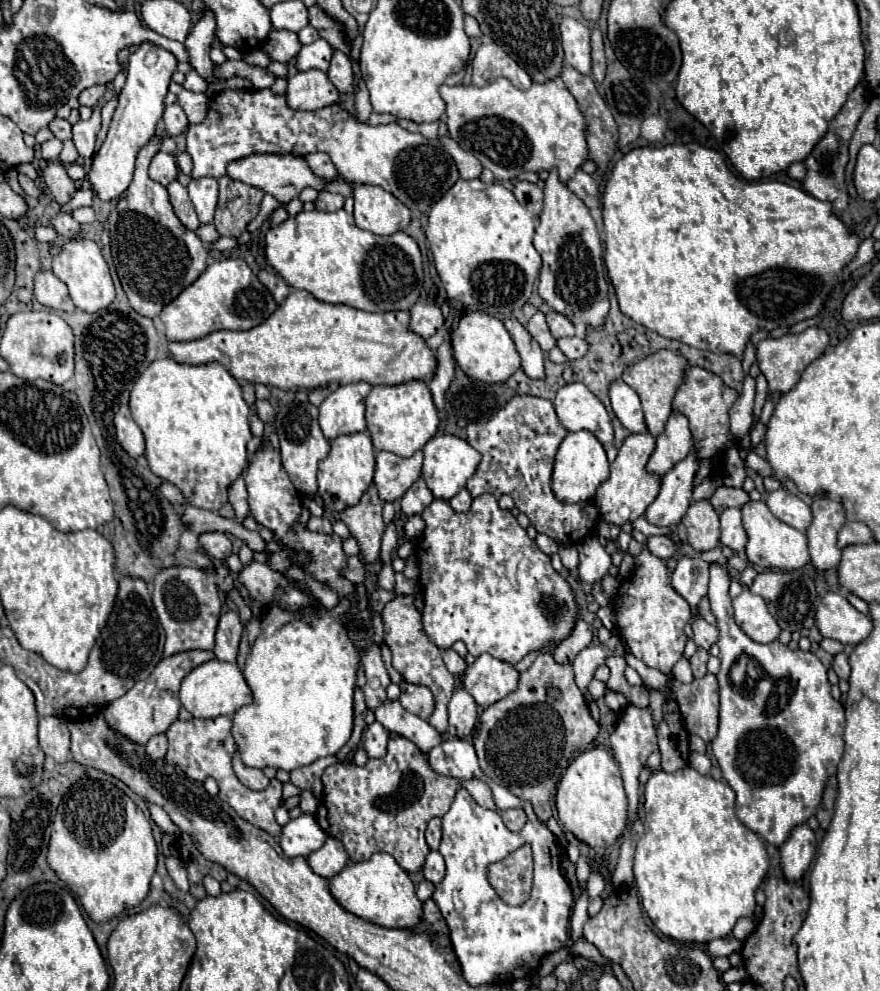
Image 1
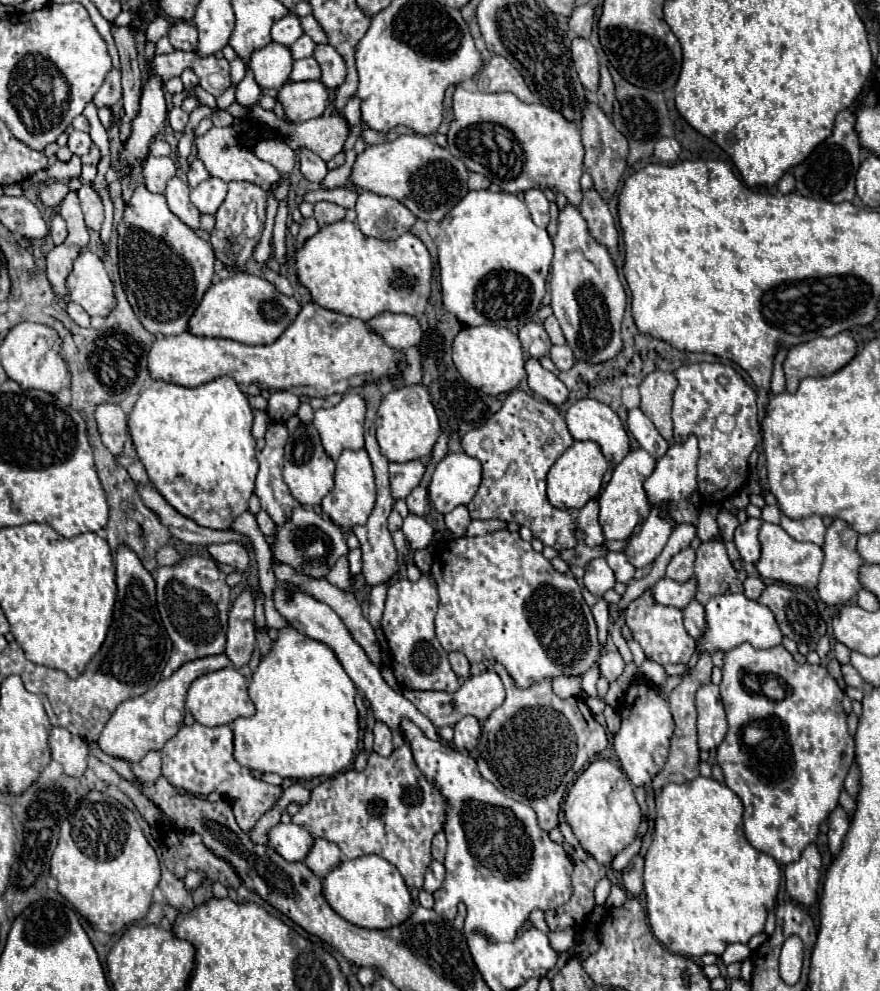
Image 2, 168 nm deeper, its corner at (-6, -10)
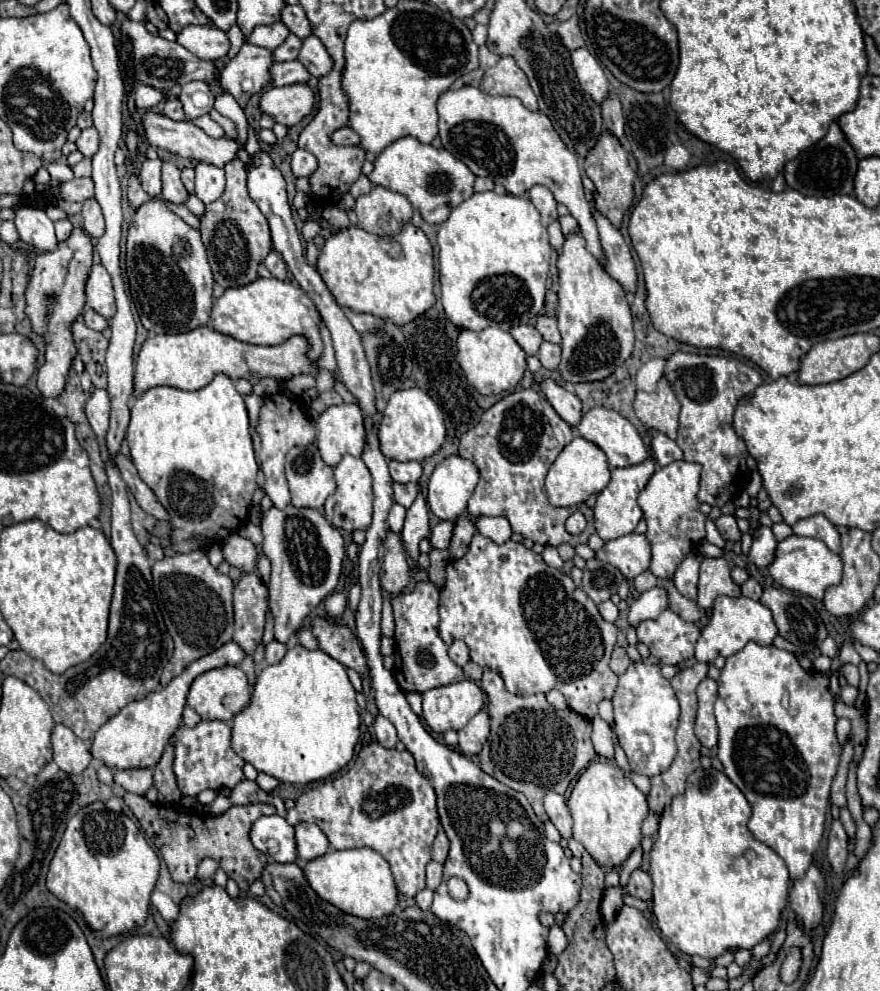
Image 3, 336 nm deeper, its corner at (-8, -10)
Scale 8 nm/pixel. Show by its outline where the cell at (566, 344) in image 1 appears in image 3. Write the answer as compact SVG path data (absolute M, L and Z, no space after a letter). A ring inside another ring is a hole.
M544 341L544 343L542 343L542 347L540 347L538 357L540 357L540 361L542 361L542 365L544 365L546 369L556 371L556 369L558 369L558 365L560 365L560 357L562 357L560 345L554 345L554 343Z

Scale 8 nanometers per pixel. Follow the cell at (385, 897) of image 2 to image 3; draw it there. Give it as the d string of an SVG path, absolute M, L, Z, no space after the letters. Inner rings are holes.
M368 847L328 851L326 855L310 861L304 867L304 873L310 887L324 901L332 903L348 915L356 915L360 919L380 919L384 915L392 915L392 911L398 907L398 887L394 883L390 865L380 853Z

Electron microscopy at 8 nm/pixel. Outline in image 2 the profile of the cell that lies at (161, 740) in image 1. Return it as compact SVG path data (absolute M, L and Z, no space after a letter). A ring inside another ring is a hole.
M150 751L142 761L132 763L130 769L134 777L140 781L140 785L150 785L160 777L160 767L162 767L162 757L158 751Z

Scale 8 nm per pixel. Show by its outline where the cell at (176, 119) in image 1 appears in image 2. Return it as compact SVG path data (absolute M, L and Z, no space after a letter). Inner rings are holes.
M172 107L170 111L168 111L168 123L170 123L170 127L174 129L174 131L184 131L184 127L186 127L186 123L188 123L188 113L186 111L182 111L180 107Z

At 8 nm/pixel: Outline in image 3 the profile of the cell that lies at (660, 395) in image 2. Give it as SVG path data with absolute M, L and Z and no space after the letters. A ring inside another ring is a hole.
M662 377L652 393L638 391L634 401L634 411L646 427L662 431L670 439L676 439L680 401L676 399L668 379Z

